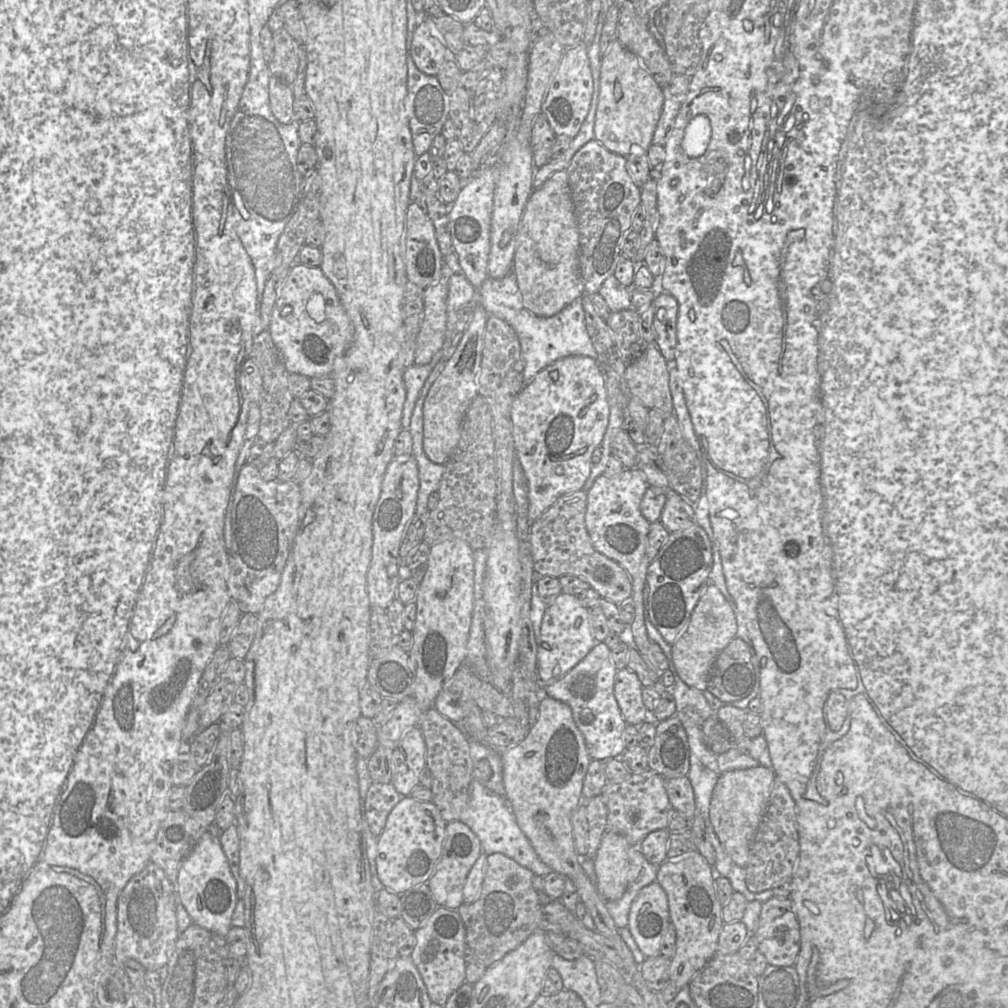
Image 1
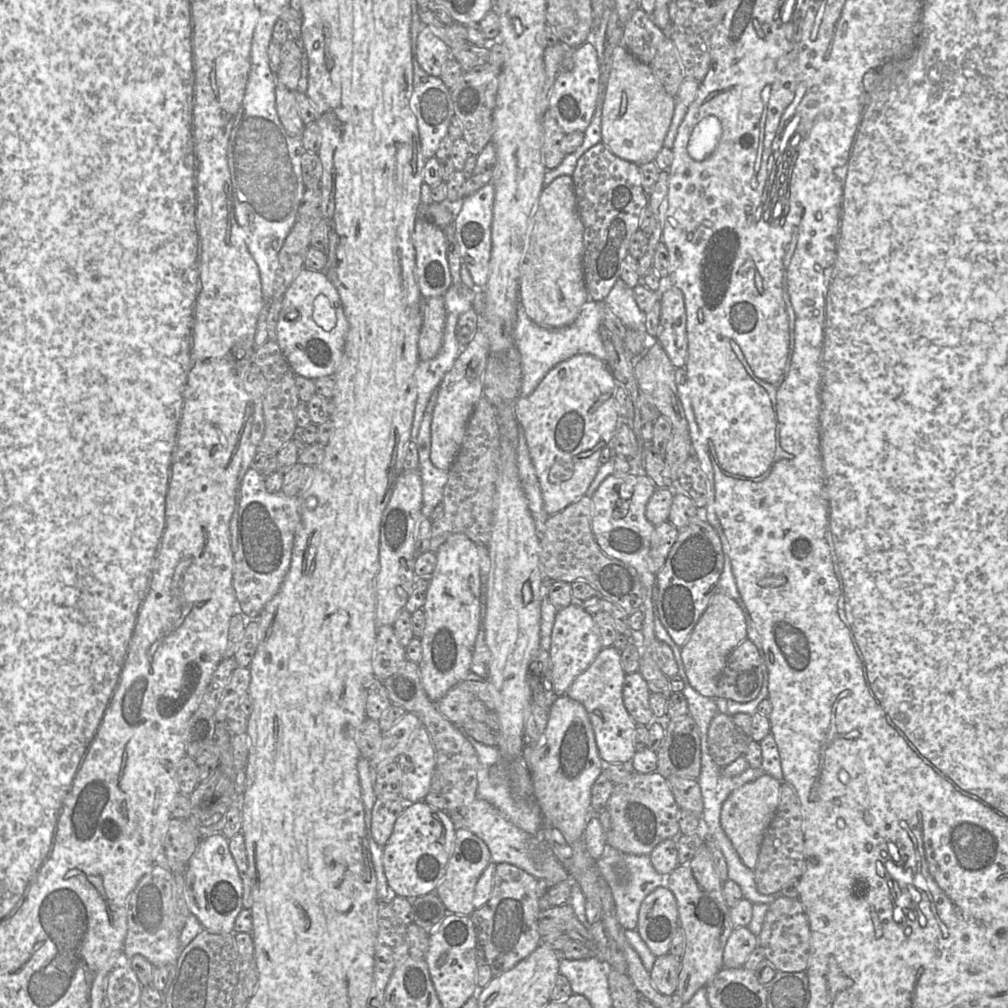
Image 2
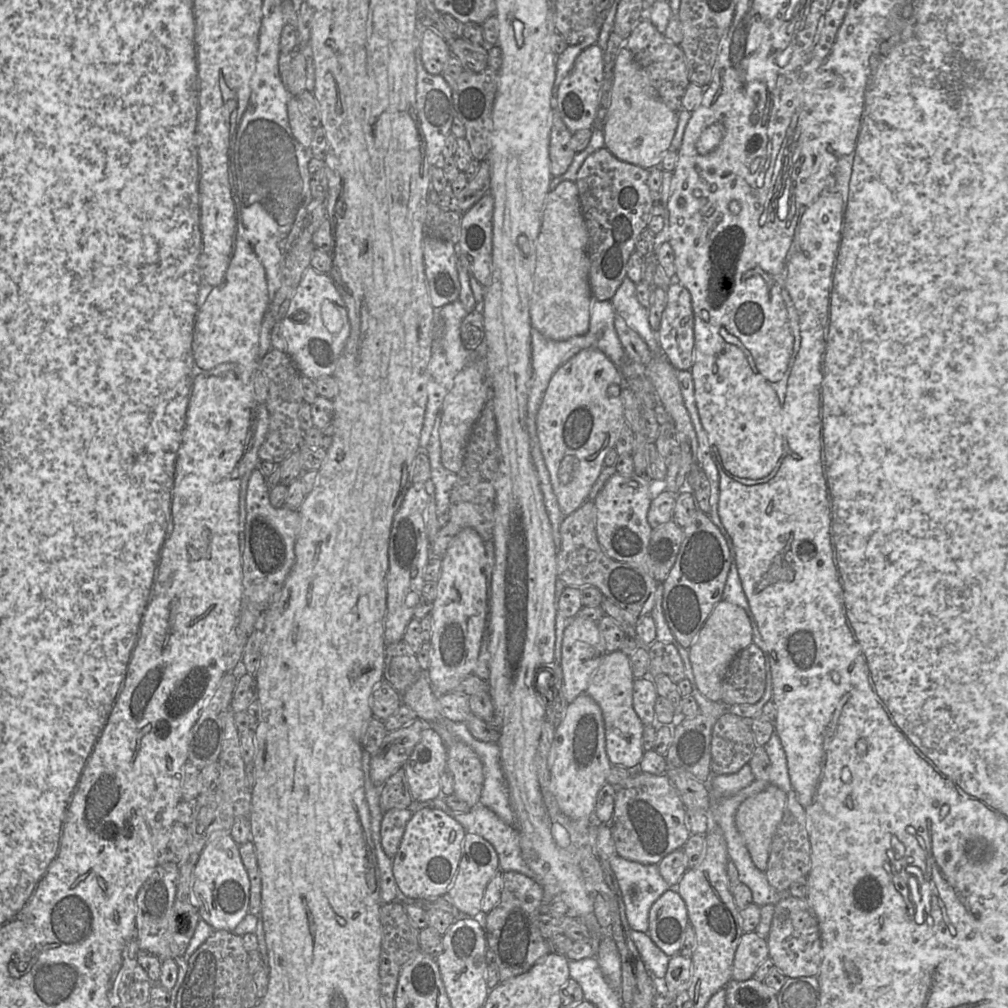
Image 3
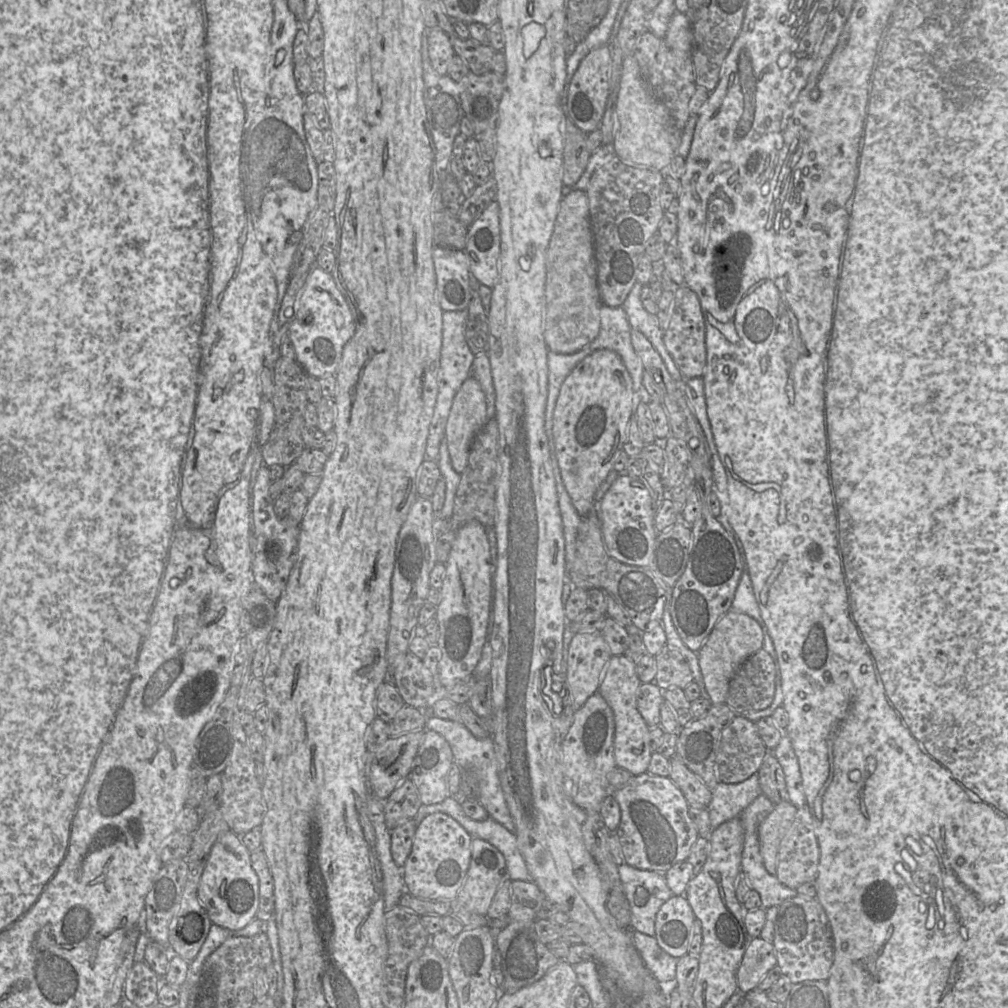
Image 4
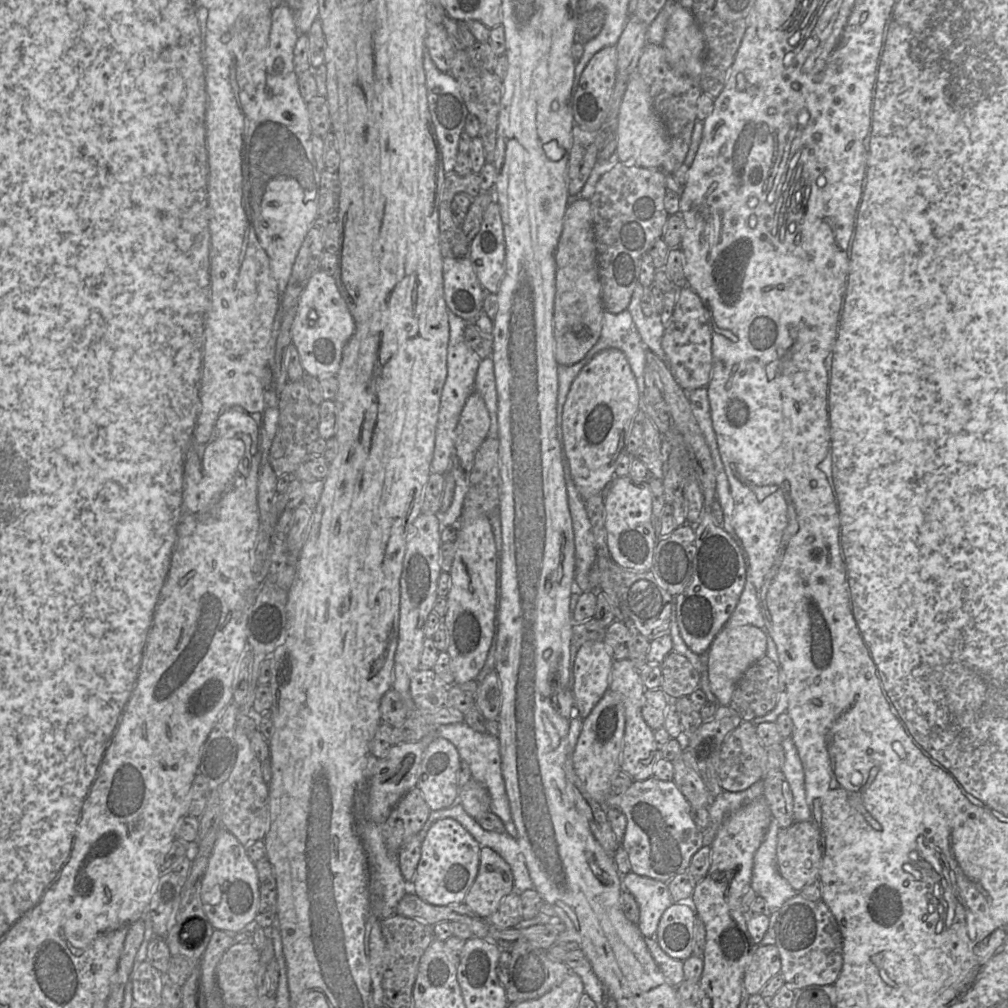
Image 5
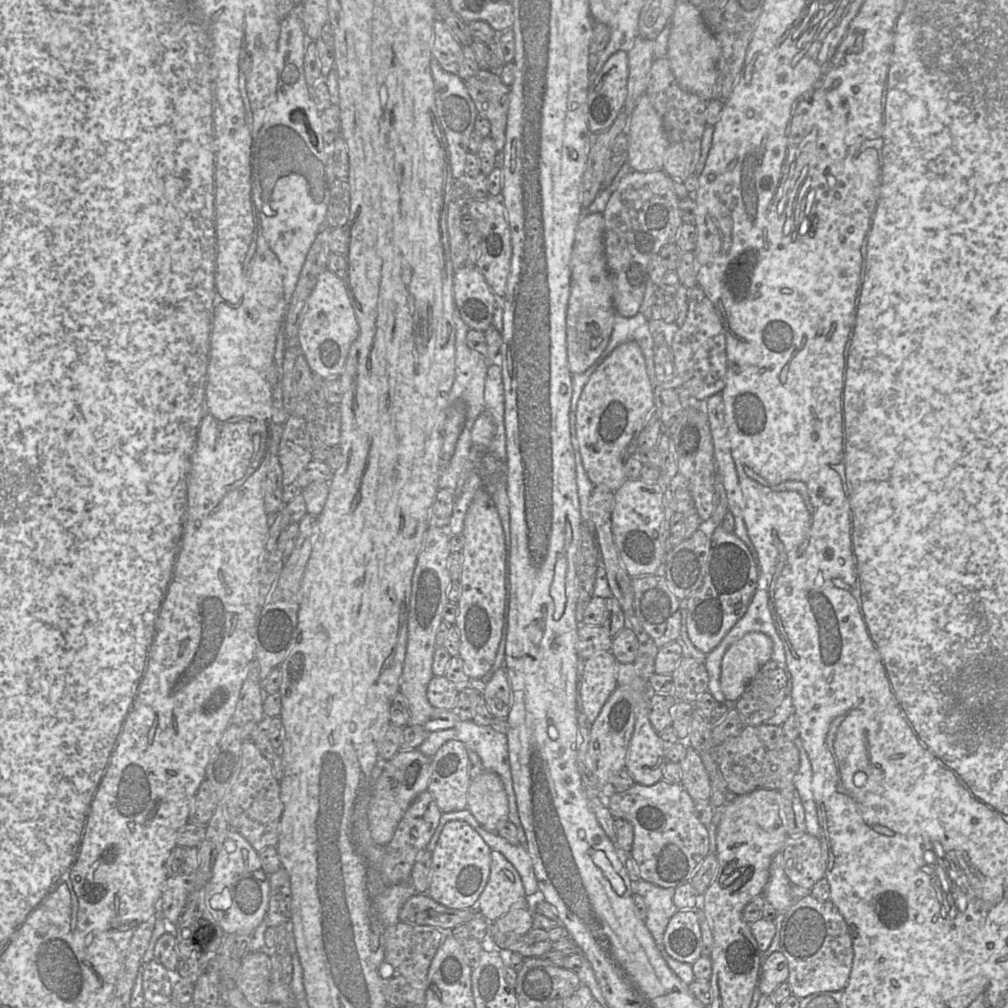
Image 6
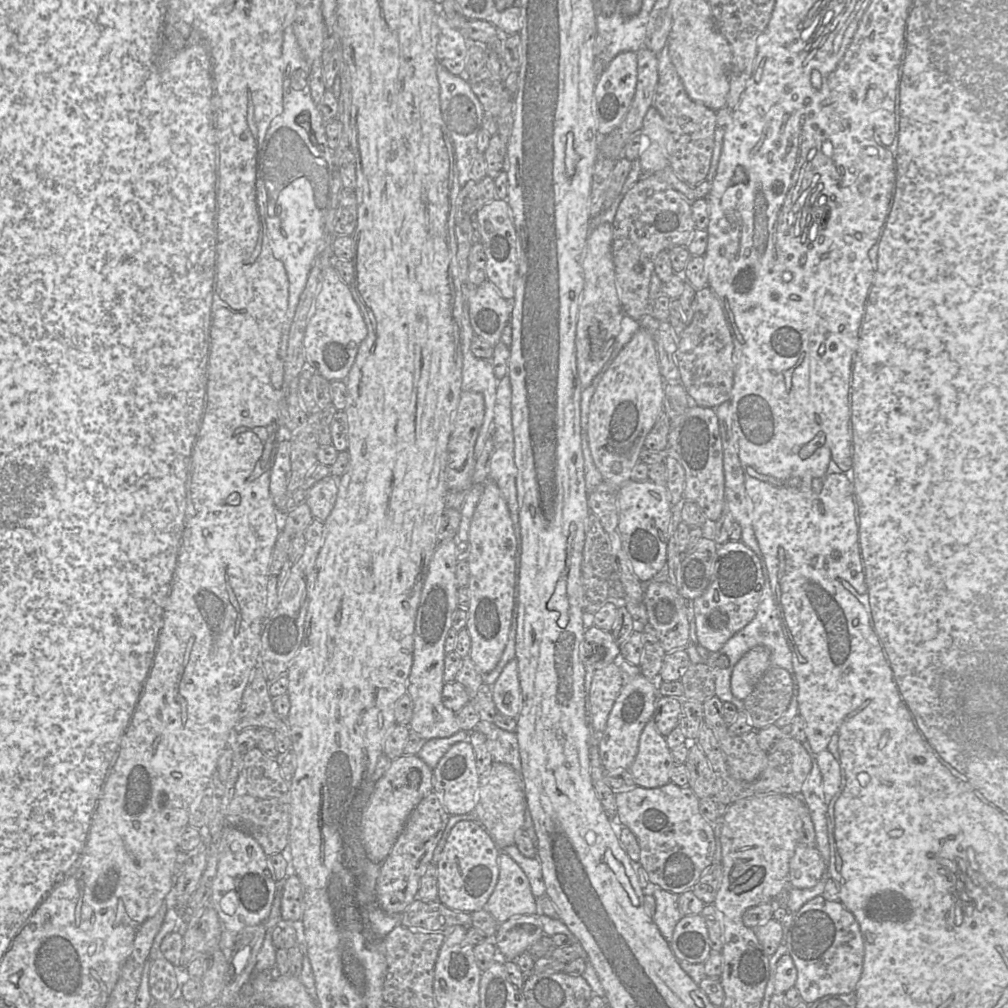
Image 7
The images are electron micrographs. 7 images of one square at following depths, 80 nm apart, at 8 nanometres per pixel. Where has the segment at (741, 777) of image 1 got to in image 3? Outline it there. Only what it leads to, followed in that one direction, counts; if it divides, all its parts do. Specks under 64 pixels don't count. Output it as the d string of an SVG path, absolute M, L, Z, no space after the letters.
M769 784L759 793L747 797L735 813L735 824L747 847L755 866L765 872L767 868L770 846L775 831L782 820L787 794L773 784Z

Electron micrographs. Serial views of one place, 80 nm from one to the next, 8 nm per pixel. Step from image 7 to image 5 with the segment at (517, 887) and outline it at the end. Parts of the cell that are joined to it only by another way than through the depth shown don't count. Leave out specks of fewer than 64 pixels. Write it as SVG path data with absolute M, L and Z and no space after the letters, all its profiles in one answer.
M482 846L478 874L464 904L488 918L498 909L501 900L512 892L515 891L510 866L497 851Z

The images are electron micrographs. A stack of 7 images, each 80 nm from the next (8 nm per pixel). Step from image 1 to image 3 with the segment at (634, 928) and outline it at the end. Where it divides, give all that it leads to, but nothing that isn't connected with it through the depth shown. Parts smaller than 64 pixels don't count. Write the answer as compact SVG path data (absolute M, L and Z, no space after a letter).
M675 889L664 892L651 906L648 935L669 957L679 954L688 926L687 907Z

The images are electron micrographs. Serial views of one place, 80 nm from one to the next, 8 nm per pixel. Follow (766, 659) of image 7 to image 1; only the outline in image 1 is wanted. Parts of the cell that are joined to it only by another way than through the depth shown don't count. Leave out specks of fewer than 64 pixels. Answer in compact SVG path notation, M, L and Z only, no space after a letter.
M711 583L700 597L689 624L672 644L672 661L676 673L690 687L707 690L712 665L718 654L738 636L737 617L720 590Z

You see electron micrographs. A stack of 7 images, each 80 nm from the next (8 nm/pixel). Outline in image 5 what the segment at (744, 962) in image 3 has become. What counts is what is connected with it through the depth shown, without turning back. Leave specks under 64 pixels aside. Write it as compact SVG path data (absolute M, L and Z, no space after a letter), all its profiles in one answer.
M758 945L745 970L743 983L749 995L759 994L765 984L781 971L781 959L775 945Z

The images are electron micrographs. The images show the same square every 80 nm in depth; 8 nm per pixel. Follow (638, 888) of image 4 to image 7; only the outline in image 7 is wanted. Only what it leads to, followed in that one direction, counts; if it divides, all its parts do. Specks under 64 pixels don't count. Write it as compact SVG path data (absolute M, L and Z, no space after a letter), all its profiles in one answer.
M656 889L651 895L656 902L652 919L662 936L670 942L677 923L684 916L679 908L678 895L663 889Z

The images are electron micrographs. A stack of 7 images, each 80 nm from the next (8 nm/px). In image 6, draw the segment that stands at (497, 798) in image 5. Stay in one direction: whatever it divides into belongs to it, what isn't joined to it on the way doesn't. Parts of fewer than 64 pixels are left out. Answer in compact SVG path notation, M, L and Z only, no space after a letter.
M472 721L459 722L454 729L456 740L479 755L486 771L500 777L508 798L508 820L516 827L522 827L512 784L506 734L493 730L490 725L480 726Z

